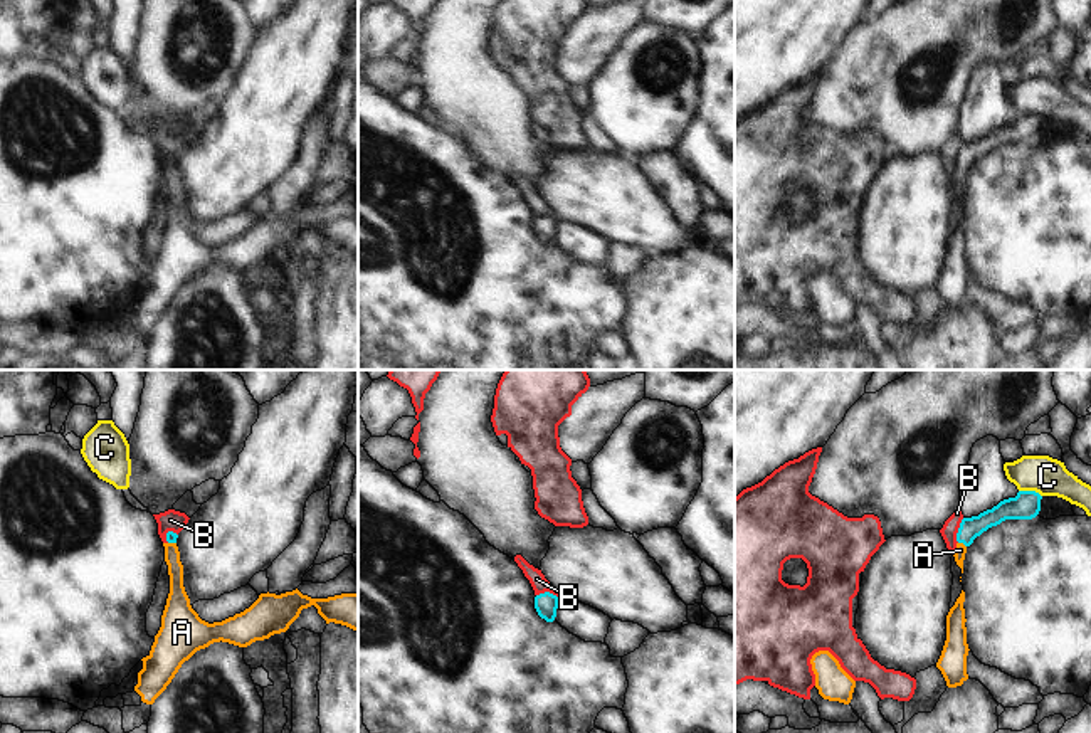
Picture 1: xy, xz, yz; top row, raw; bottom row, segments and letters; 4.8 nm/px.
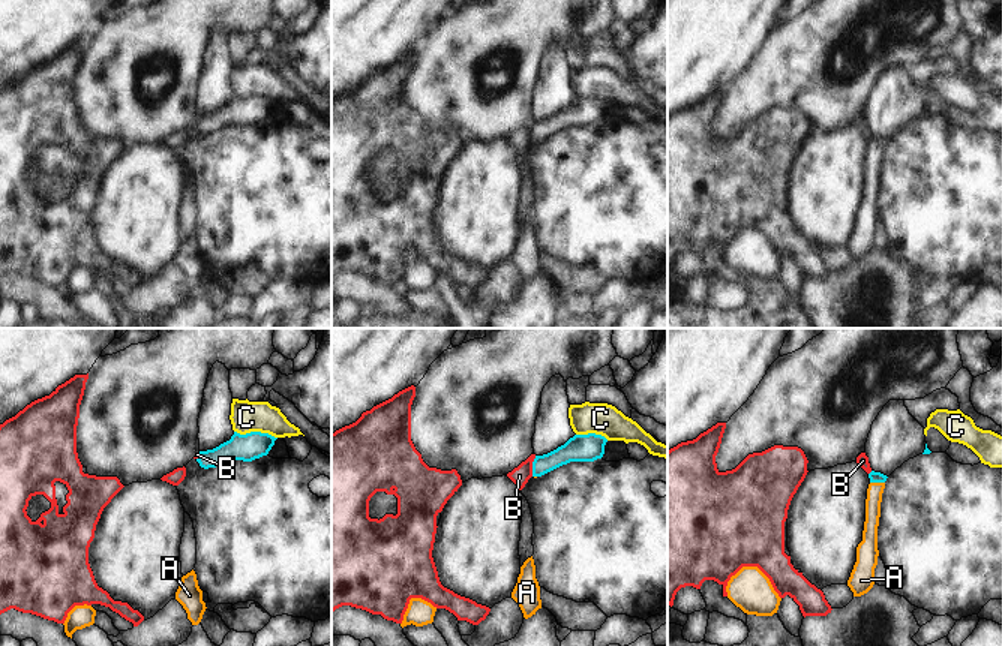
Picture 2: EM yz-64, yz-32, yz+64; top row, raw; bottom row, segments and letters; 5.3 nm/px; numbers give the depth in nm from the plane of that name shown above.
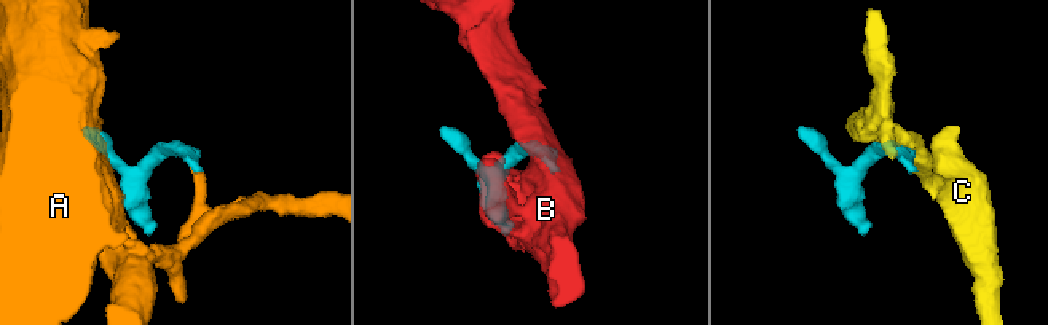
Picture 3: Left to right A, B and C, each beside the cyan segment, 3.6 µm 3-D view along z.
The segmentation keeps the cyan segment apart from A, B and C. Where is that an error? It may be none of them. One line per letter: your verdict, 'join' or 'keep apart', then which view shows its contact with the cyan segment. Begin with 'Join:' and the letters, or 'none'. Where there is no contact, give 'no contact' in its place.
Join: A
A: join; meets cyan in yz
B: keep apart; meets cyan in yz
C: keep apart; meets cyan in yz

